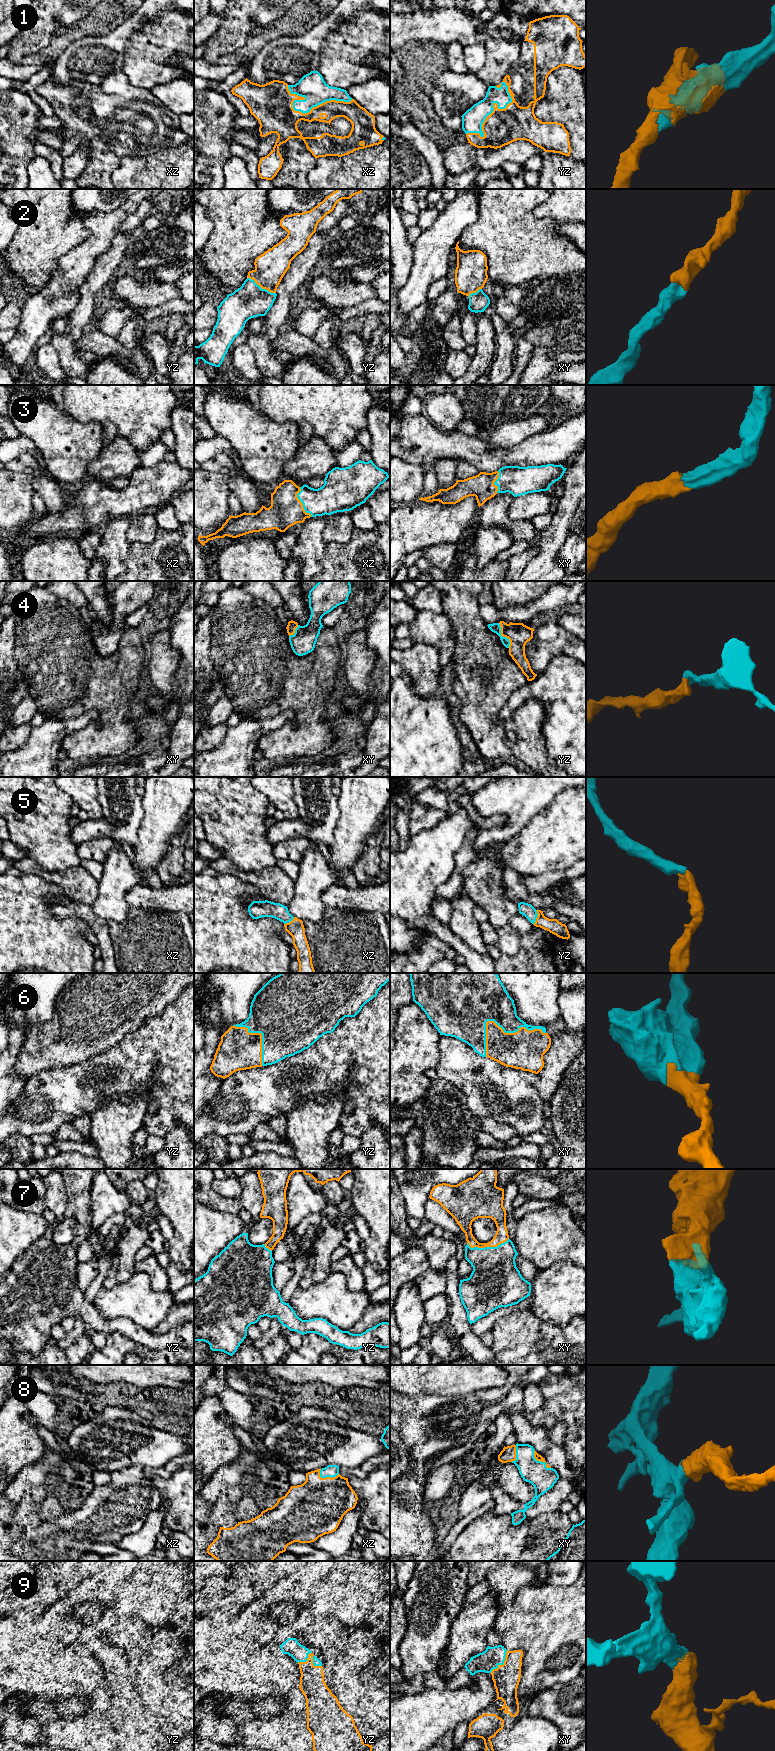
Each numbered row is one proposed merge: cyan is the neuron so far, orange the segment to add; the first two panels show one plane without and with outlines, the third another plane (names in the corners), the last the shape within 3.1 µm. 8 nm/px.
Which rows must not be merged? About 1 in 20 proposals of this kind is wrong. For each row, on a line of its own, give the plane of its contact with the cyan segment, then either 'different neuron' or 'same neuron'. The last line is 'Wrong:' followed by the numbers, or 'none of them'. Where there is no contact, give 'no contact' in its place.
1: meets cyan in yz; same neuron
2: meets cyan in yz; same neuron
3: meets cyan in xz; same neuron
4: meets cyan in yz; same neuron
5: meets cyan in yz; same neuron
6: meets cyan in xy; same neuron
7: meets cyan in xy; same neuron
8: meets cyan in xy; same neuron
9: meets cyan in xy; same neuron
Wrong: none of them

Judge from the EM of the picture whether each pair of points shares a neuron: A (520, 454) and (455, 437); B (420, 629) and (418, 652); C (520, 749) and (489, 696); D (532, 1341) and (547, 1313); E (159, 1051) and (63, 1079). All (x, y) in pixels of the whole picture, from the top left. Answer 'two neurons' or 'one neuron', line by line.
A: one neuron
B: two neurons
C: one neuron
D: two neurons
E: one neuron

